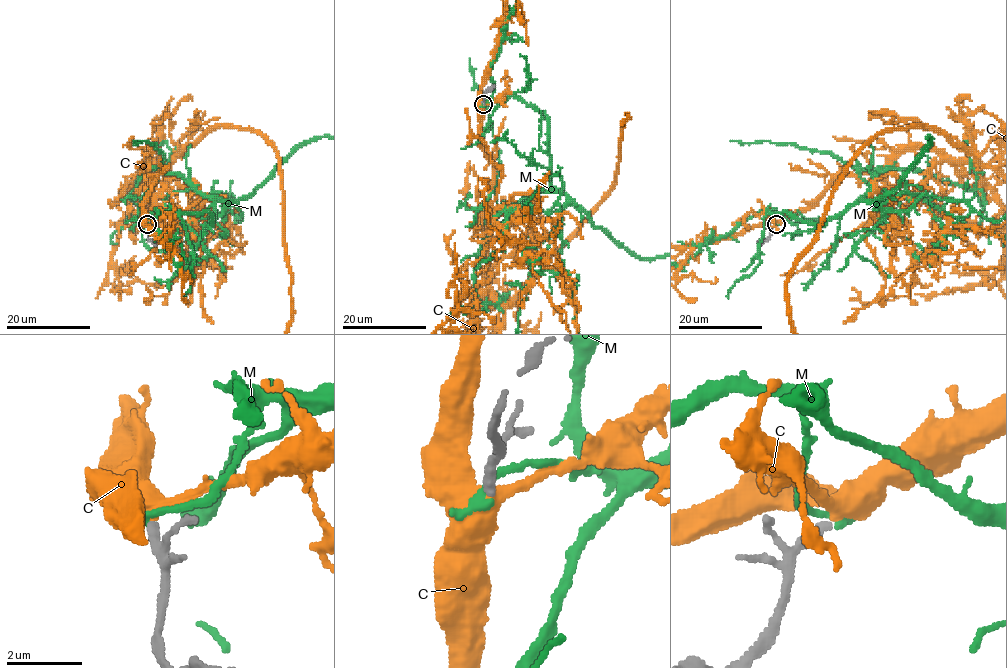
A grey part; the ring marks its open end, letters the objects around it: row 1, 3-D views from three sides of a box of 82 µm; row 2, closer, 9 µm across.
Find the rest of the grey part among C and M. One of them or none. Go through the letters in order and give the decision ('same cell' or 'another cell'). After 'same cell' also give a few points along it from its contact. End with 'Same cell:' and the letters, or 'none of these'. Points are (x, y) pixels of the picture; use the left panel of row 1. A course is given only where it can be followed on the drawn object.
C: same cell
M: another cell
Same cell: C

